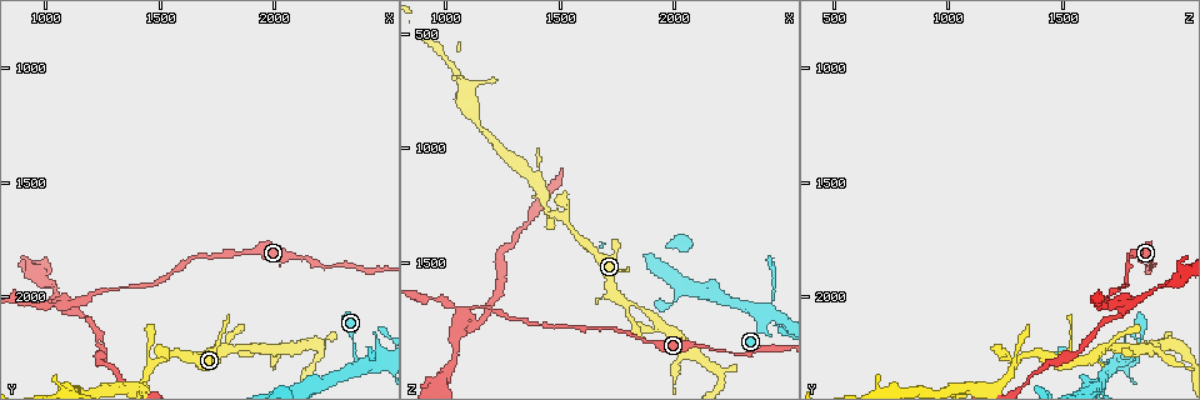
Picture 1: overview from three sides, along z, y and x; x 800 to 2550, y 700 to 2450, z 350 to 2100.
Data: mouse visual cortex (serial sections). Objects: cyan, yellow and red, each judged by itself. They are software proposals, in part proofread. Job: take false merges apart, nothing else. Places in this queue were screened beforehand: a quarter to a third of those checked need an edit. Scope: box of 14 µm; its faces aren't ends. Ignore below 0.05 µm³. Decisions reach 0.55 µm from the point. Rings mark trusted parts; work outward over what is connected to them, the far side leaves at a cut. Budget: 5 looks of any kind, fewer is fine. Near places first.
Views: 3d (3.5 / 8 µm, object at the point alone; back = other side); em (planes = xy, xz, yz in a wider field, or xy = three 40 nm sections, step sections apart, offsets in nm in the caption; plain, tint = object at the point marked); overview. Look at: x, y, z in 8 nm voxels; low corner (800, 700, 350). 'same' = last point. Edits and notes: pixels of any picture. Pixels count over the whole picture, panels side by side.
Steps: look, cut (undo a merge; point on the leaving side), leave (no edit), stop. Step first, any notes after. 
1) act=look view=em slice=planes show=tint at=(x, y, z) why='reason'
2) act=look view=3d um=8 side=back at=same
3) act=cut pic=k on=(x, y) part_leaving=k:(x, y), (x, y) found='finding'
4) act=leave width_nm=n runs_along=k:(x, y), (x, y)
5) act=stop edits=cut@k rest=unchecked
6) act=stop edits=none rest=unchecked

act=look view=em slice=xy step=3 show=tint at=(1500, 2280, 1310) why='a narrow waist'

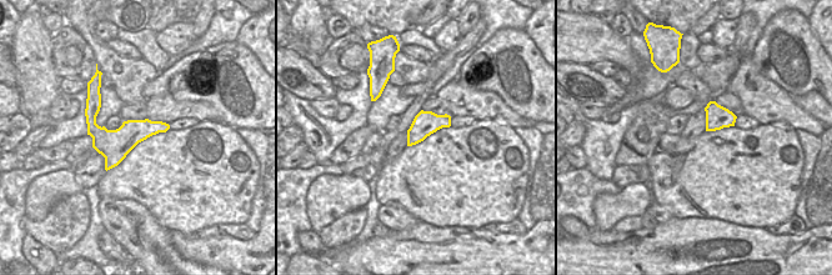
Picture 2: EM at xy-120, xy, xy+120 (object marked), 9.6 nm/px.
act=look view=3d um=3.5 at=same why='wider look'

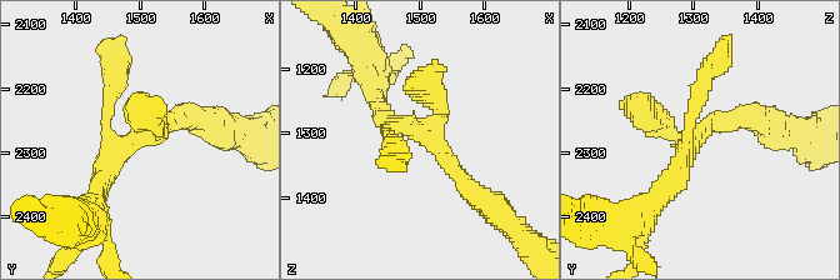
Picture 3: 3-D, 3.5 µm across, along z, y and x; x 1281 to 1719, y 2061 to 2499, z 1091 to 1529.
act=leave width_nm=240 runs_along=3:(473, 193), (441, 150), (376, 100) found='continuous, no second cell'

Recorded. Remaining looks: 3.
act=look view=3d um=8 at=(2370, 2300, 1750) why='four or more arms meet'

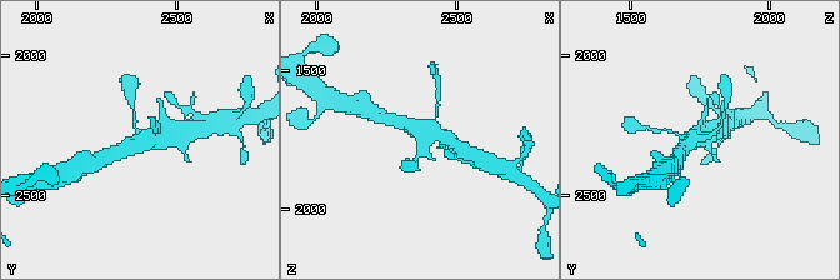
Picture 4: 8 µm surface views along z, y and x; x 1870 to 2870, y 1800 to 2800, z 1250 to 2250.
act=look view=3d um=3.5 at=(2370, 2280, 1740)

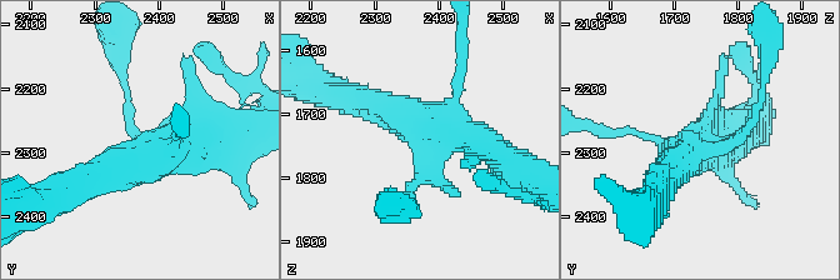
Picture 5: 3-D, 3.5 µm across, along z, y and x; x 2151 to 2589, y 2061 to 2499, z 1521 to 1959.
act=look view=em slice=xy step=3 show=tint at=(2375, 2295, 1740) why='now the EM'

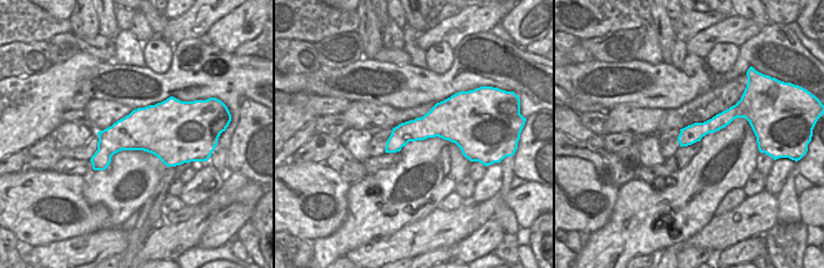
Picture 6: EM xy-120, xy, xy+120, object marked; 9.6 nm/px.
act=leave runs_along=5:(761, 101), (663, 186) found='continuous, no second cell'

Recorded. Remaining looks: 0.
act=stop edits=none rest=unchecked

